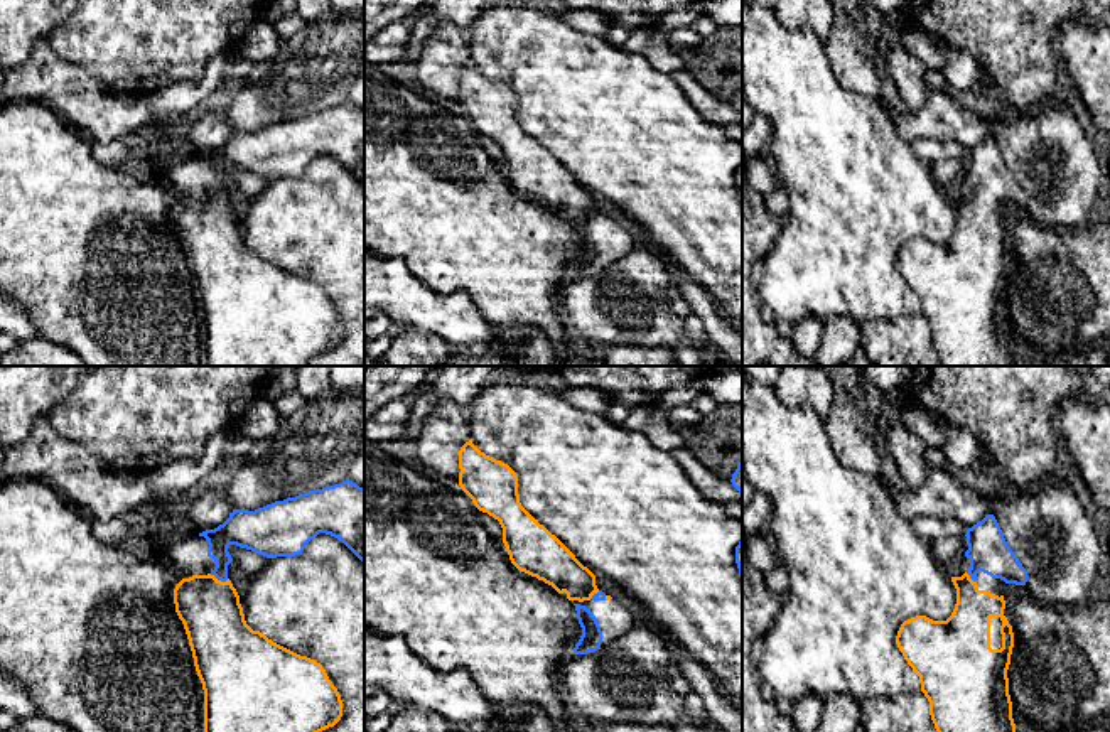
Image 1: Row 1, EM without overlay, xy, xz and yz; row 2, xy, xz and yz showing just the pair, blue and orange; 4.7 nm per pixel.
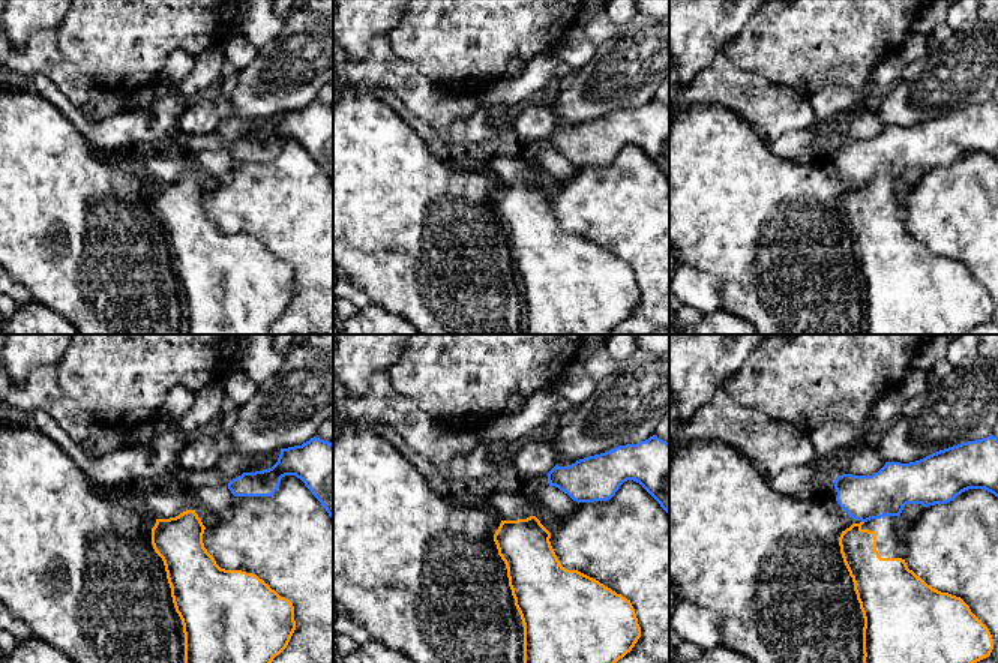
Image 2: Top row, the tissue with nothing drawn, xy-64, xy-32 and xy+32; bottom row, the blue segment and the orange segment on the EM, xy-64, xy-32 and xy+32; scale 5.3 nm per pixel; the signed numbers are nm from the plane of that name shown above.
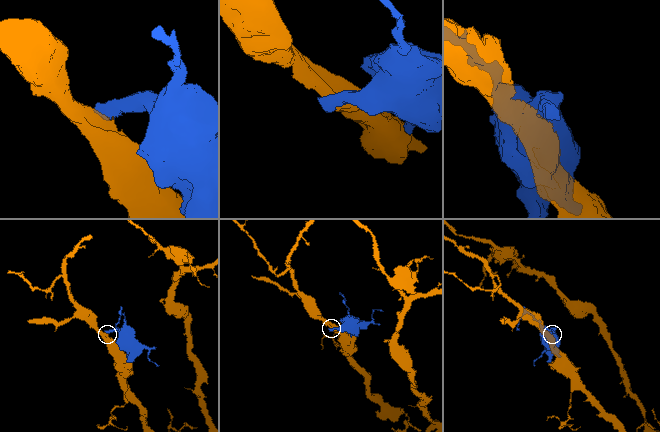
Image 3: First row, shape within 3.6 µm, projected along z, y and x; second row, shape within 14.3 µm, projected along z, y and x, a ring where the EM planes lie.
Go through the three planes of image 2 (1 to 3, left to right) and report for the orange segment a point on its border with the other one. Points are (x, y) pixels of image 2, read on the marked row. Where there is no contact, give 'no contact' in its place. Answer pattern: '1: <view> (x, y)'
1: no contact
2: no contact
3: no contact

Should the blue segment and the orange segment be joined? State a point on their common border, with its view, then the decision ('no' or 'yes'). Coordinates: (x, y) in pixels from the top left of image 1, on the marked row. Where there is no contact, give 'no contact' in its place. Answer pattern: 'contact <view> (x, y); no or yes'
contact xy (220, 579); yes

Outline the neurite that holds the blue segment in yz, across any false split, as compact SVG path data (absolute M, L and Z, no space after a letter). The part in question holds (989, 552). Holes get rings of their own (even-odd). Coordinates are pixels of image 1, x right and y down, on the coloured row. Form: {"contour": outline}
{"contour": "M994 514L968 528L965 536L967 552L960 563L967 572L951 577L956 589L951 616L946 621L926 616L904 621L896 644L919 676L936 732L1016 732L1007 678L1014 632L1005 617L1004 585L1026 585L1027 570L1007 545Z"}

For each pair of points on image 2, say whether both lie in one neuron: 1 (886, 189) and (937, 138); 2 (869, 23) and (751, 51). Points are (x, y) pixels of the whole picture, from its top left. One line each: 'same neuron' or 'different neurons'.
1: same neuron
2: same neuron

